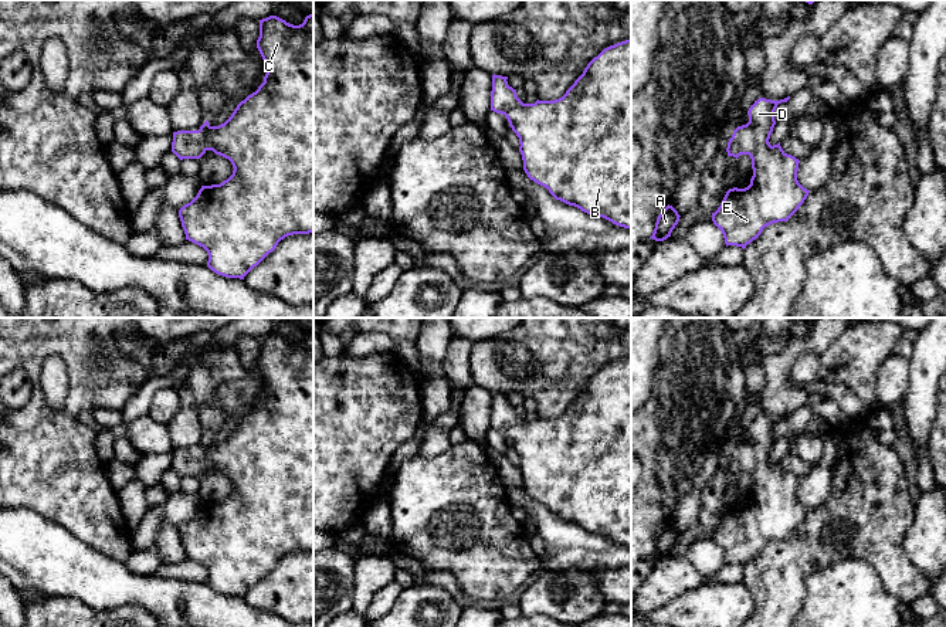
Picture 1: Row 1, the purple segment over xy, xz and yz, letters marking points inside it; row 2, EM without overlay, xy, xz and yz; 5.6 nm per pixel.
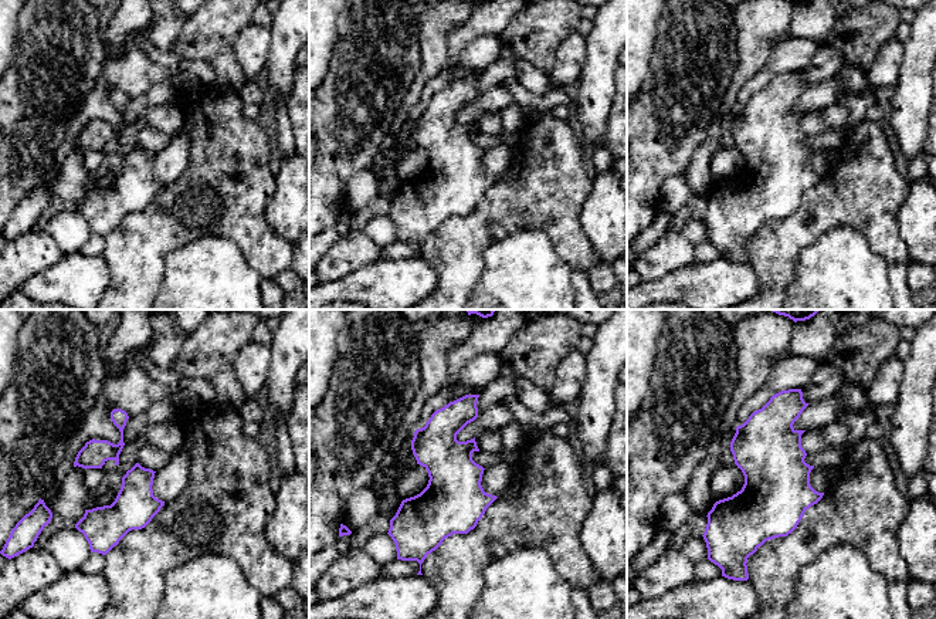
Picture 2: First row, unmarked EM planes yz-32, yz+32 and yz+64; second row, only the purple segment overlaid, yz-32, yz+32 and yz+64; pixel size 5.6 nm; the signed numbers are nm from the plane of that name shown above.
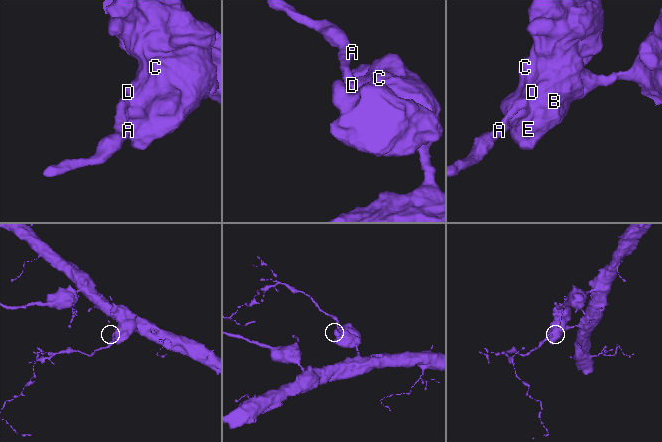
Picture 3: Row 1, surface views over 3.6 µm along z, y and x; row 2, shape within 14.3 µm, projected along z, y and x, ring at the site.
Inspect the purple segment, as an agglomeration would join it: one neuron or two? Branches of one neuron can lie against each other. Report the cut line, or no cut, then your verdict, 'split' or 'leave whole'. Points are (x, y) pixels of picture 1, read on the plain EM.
cut none; leave whole

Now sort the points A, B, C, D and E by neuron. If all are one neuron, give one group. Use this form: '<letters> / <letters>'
A B C D E

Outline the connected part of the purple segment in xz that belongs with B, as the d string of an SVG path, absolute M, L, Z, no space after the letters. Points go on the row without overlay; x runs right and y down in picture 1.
M631 356L604 366L587 382L583 392L574 399L566 411L555 418L538 417L535 421L523 421L518 416L516 407L509 404L506 397L508 394L492 393L491 428L505 433L509 444L519 455L519 470L522 472L523 488L528 495L546 505L556 518L574 523L587 532L603 535L616 543L631 548Z

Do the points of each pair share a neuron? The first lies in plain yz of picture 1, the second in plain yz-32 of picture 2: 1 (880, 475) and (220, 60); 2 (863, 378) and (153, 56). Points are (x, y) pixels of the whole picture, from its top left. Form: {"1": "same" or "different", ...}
{"1": "same", "2": "different"}

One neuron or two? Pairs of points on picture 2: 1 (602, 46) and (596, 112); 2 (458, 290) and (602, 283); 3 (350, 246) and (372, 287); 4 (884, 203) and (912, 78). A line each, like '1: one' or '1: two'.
1: one
2: two
3: two
4: two

